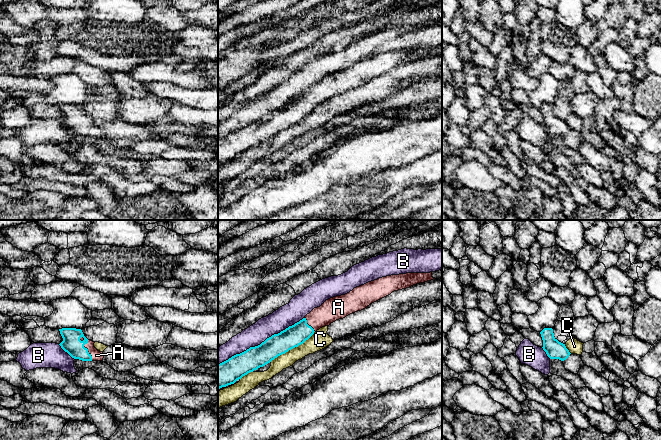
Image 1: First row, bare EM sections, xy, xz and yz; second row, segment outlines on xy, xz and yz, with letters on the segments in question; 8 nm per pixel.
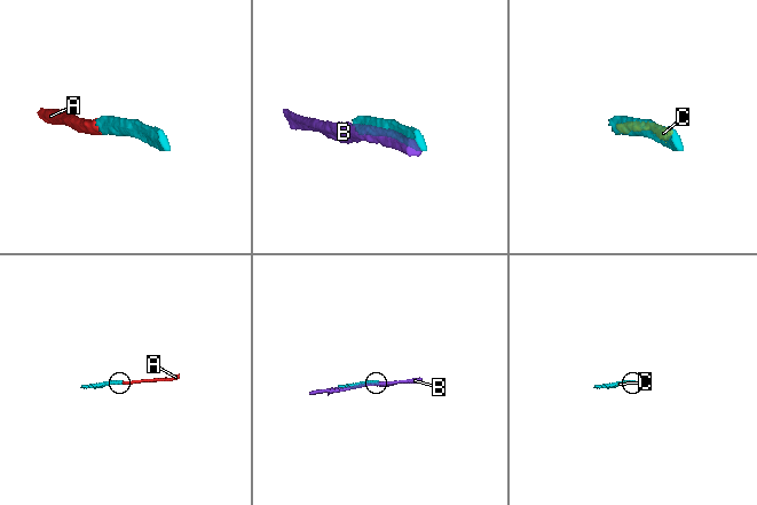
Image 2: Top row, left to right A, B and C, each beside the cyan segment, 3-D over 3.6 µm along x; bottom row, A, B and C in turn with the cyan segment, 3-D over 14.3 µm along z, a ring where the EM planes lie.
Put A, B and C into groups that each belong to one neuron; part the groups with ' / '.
A / B / C

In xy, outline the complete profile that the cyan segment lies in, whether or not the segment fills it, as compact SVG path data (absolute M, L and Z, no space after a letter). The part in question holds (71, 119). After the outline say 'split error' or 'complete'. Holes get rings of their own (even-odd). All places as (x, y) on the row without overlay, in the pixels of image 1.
M62 104L59 105L63 117L59 120L72 134L82 137L102 137L103 128L94 123L94 119L88 116L81 105Z; split error

